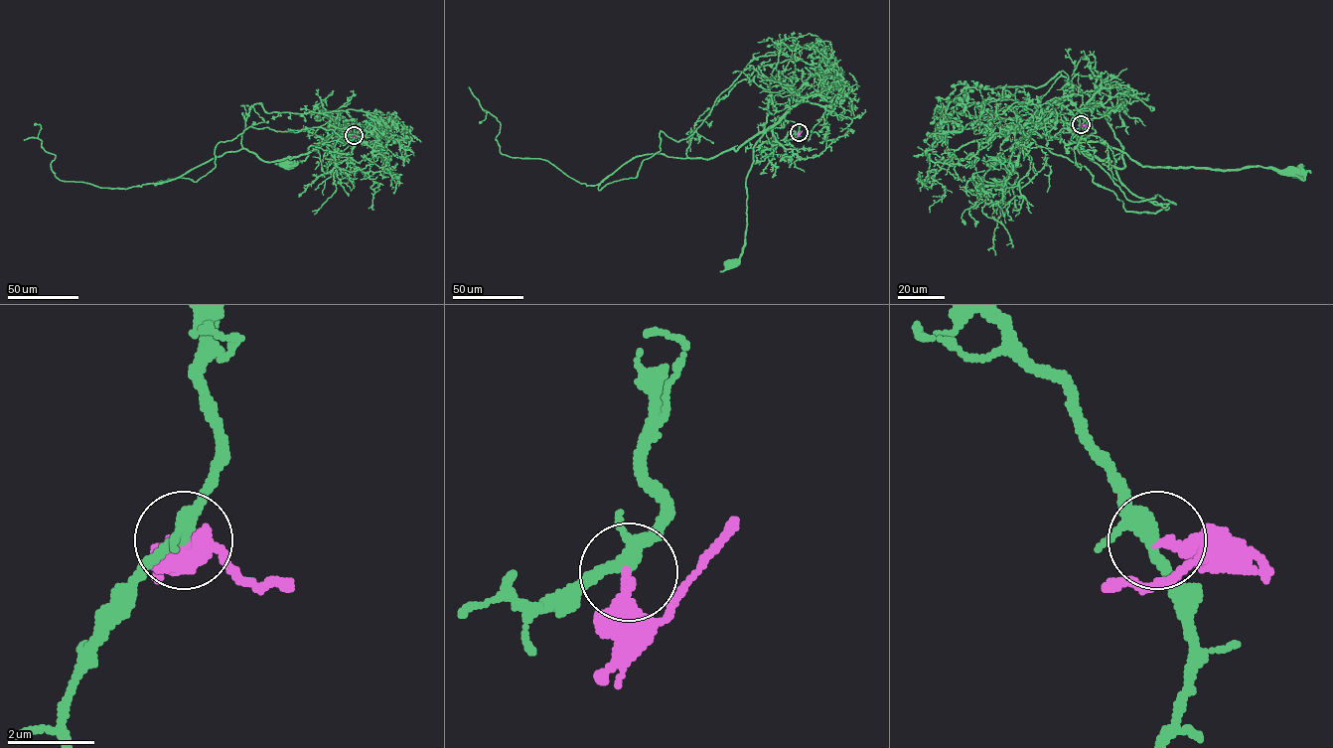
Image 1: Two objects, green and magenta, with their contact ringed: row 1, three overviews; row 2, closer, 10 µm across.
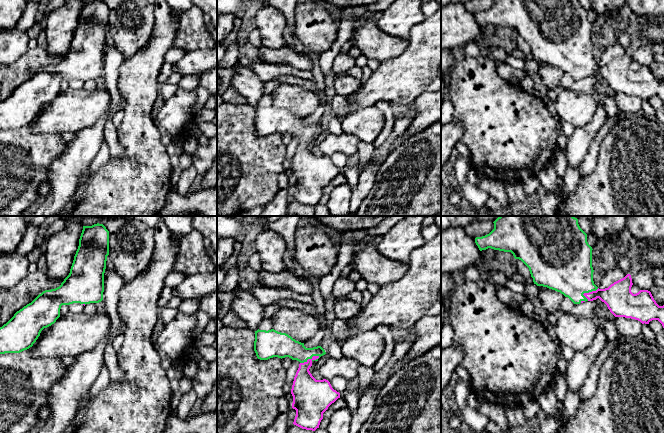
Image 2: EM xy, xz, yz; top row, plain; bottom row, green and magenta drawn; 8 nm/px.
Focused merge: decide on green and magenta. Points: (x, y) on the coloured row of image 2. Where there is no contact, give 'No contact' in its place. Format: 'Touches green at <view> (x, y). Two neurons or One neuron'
Touches green at xz (309, 358). One neuron

